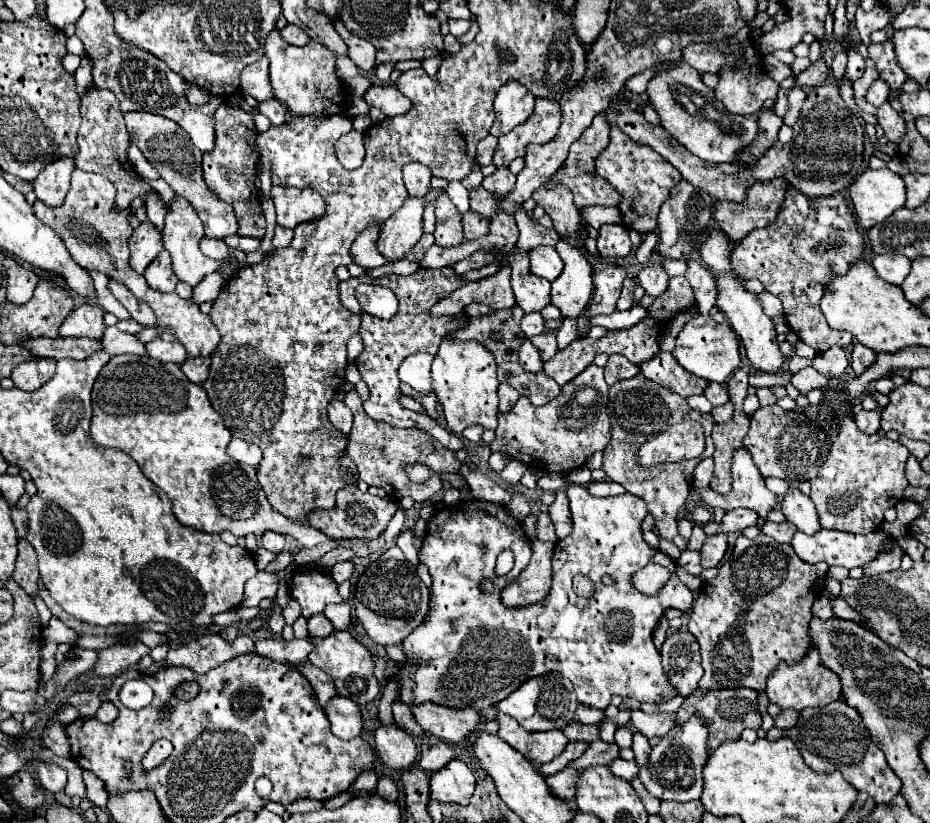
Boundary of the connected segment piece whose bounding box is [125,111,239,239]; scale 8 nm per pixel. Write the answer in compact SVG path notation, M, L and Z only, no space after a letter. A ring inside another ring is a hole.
M143 111L125 113L125 123L127 123L127 131L129 131L131 141L141 149L145 159L159 171L159 175L171 185L171 189L177 195L185 197L195 207L195 211L199 213L199 217L205 225L205 235L211 239L225 239L229 235L235 235L239 229L237 217L231 211L231 205L223 203L203 183L203 171L201 171L203 153L191 143L191 139L187 139L187 133L171 119L161 117L161 115L153 115L153 113L143 113Z

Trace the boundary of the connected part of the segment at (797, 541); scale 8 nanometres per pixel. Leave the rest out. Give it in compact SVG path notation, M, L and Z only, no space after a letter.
M821 529L815 535L803 535L801 531L797 531L793 535L793 549L797 553L799 559L803 559L805 563L819 563L825 561L827 565L841 565L847 569L853 567L863 567L867 561L875 559L875 555L879 551L889 549L889 541L893 541L891 535L887 535L885 531L873 531L869 535L855 535L855 533L843 533L843 531L831 531L831 529Z

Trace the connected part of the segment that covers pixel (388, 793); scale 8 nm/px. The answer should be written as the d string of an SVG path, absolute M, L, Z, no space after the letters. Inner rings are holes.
M381 777L379 783L377 783L377 795L383 797L383 799L391 799L391 801L395 801L395 799L399 797L399 793L397 793L397 785L393 783L393 779L389 779L389 777Z

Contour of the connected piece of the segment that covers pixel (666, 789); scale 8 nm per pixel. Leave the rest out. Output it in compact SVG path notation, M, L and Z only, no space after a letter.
M691 715L683 725L671 729L661 741L651 749L649 761L639 769L639 779L645 789L661 801L693 801L701 797L703 775L701 769L707 761L707 735L709 727L701 715Z

